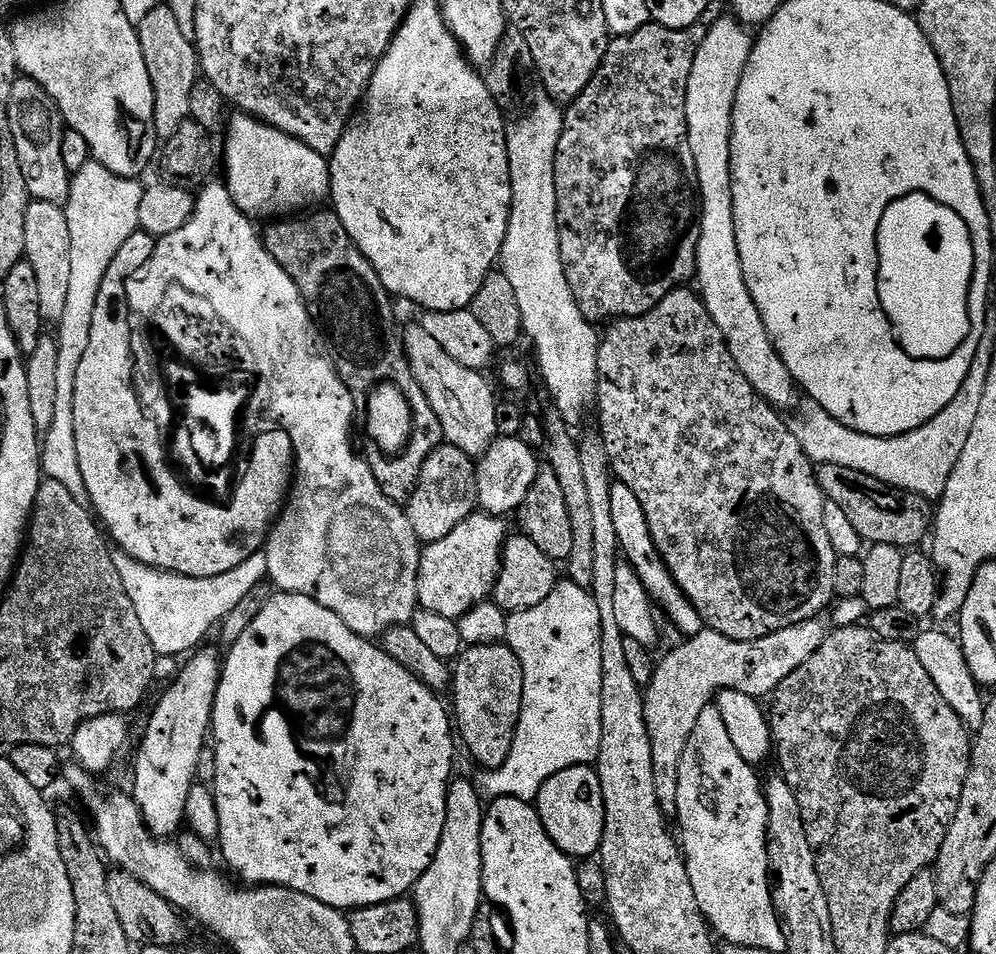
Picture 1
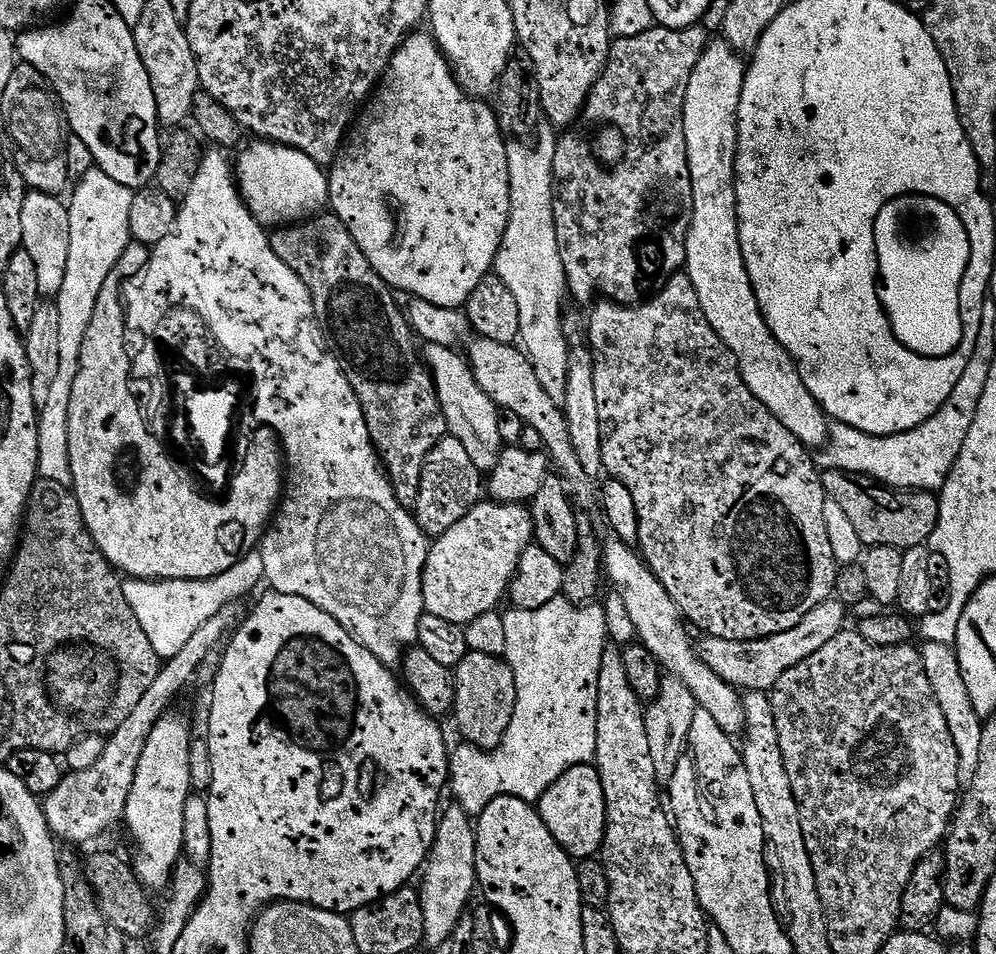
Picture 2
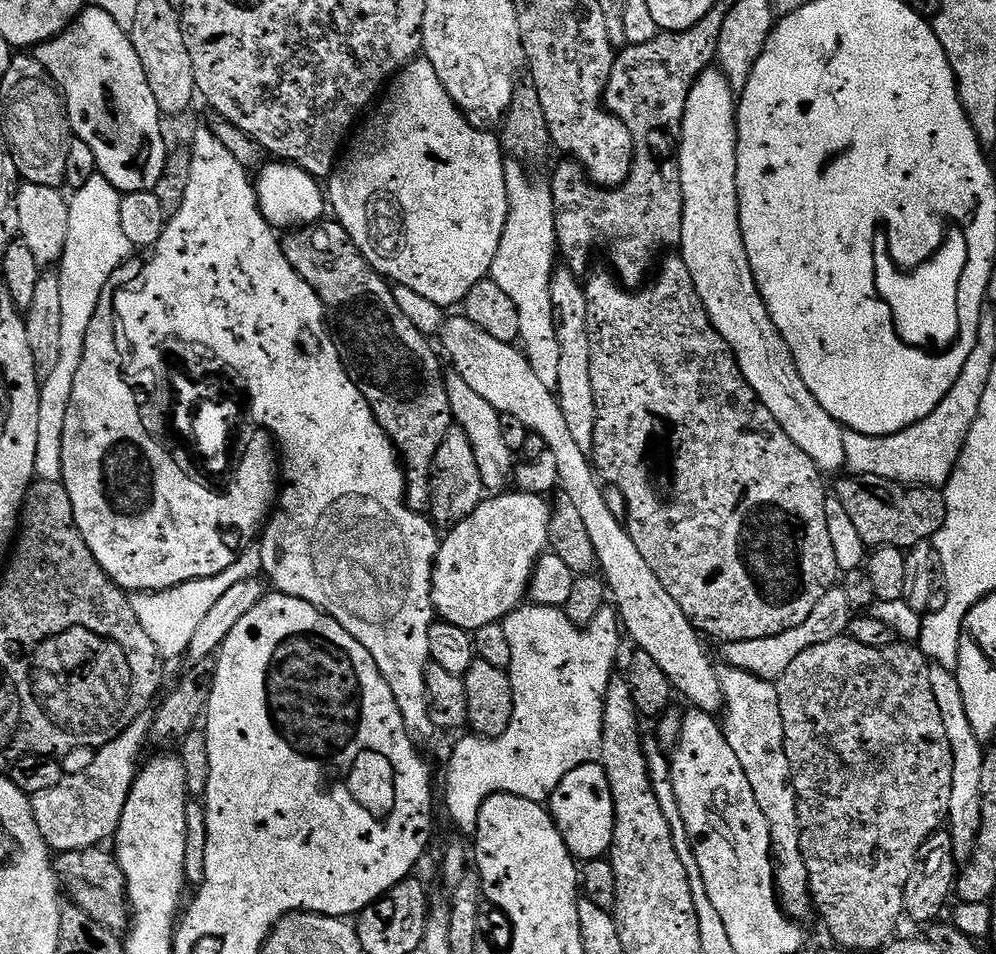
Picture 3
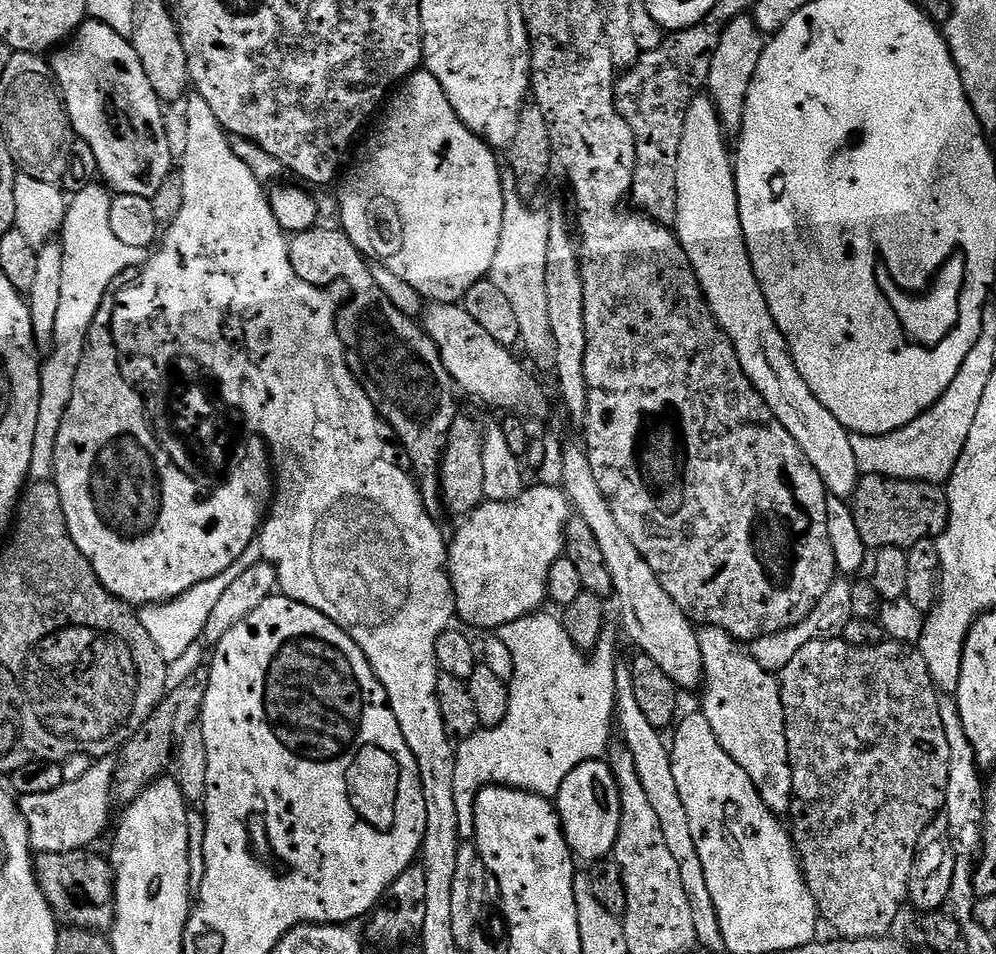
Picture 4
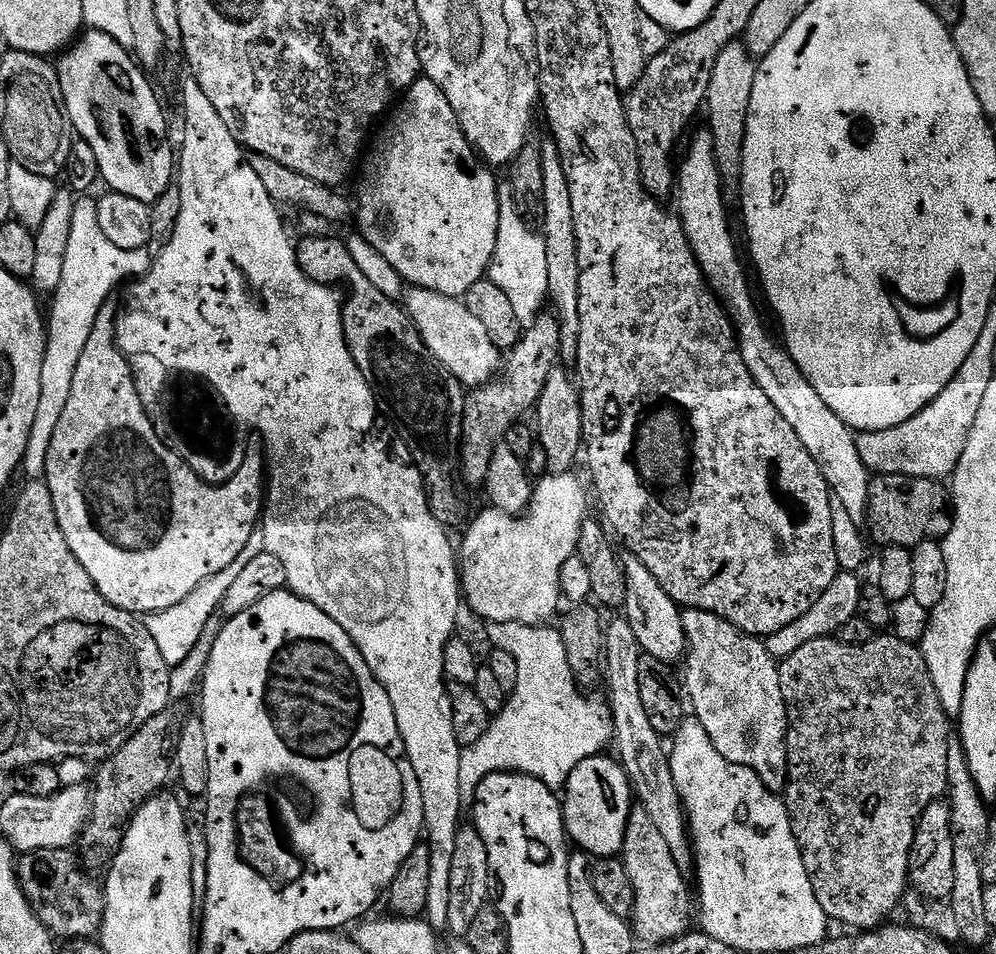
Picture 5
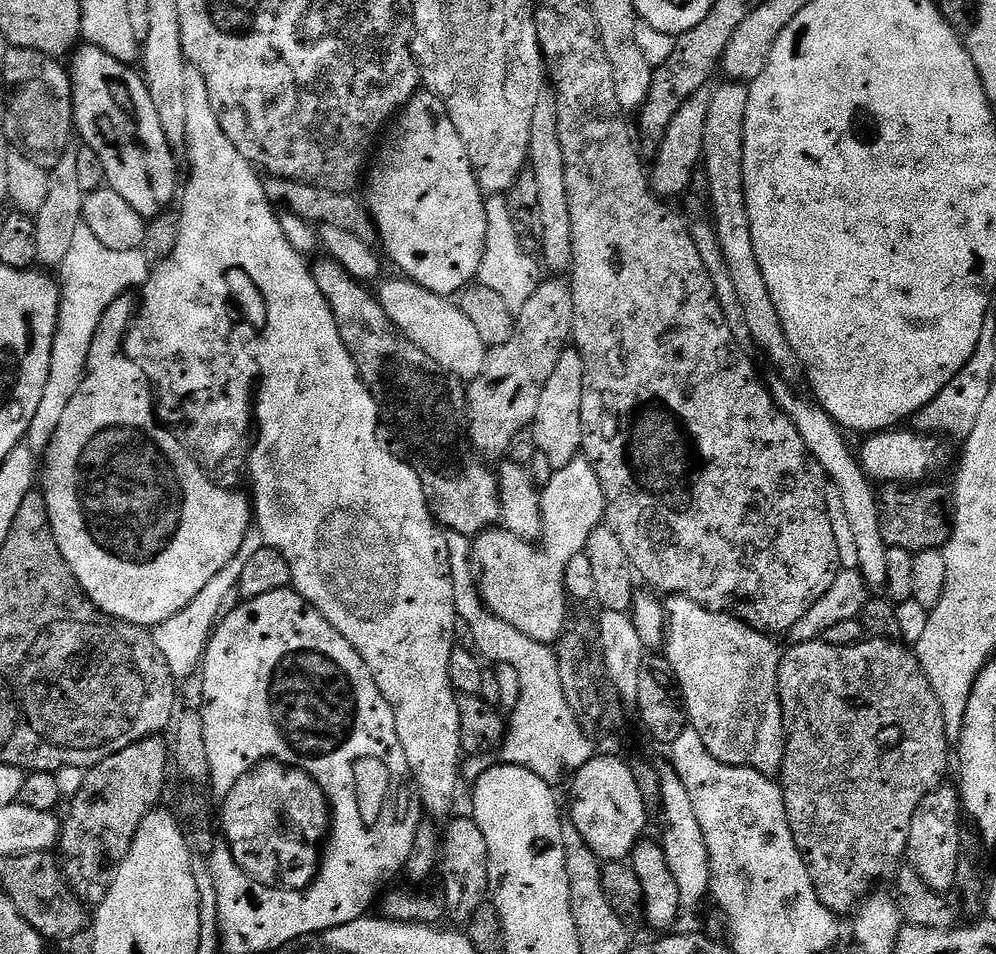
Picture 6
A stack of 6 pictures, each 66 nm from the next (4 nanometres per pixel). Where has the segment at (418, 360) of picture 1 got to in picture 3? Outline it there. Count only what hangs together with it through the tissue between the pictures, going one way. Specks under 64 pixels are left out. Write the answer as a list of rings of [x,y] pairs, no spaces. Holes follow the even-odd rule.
[[[449,375],[447,381],[452,419],[455,427],[460,428],[466,434],[466,438],[470,438],[474,462],[478,462],[484,487],[492,494],[503,493],[514,480],[514,454],[502,439],[501,415],[494,410],[494,406],[490,406],[490,402],[486,402],[486,398],[476,394],[460,376]]]

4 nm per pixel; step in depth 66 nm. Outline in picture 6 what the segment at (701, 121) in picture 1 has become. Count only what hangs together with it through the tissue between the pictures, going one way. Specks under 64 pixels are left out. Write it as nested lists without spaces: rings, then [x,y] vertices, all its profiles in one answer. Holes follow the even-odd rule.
[[[779,378],[773,380],[773,384],[770,384],[770,391],[772,397],[776,399],[776,405],[780,411],[788,415],[790,422],[794,422],[798,434],[802,434],[802,442],[809,456],[820,463],[820,469],[830,481],[831,487],[836,488],[842,494],[846,519],[850,522],[850,530],[854,533],[854,543],[858,549],[858,571],[864,576],[869,589],[883,589],[886,582],[886,554],[889,547],[882,538],[878,492],[875,487],[872,489],[872,484],[868,481],[867,474],[864,473],[865,465],[857,459],[853,449],[852,452],[848,449],[848,444],[844,441],[845,433],[823,408],[817,406],[811,399],[808,401],[795,396],[792,393],[795,391],[783,380]]]

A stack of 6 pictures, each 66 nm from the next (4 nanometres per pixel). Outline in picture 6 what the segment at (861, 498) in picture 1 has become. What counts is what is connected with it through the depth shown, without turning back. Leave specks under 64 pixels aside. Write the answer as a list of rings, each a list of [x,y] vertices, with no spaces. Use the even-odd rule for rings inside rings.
[[[895,482],[878,492],[882,538],[889,548],[901,548],[913,554],[927,548],[943,549],[952,537],[954,496],[932,482]]]

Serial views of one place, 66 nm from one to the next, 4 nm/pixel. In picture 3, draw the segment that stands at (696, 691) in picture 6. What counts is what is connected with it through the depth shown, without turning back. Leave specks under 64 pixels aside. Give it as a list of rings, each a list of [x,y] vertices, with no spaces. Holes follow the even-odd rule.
[[[724,666],[719,669],[720,685],[724,695],[722,709],[722,727],[726,742],[730,742],[730,750],[738,754],[738,762],[742,762],[742,770],[746,770],[746,778],[750,782],[750,790],[754,790],[754,799],[757,800],[762,814],[766,814],[766,822],[770,826],[772,839],[772,863],[776,877],[776,895],[781,908],[797,922],[804,922],[808,915],[813,915],[812,891],[808,885],[808,871],[804,855],[800,849],[800,823],[796,809],[796,791],[792,785],[792,771],[790,758],[786,758],[784,745],[784,727],[782,726],[782,710],[778,702],[778,690],[771,680],[758,678],[752,672],[741,668]]]

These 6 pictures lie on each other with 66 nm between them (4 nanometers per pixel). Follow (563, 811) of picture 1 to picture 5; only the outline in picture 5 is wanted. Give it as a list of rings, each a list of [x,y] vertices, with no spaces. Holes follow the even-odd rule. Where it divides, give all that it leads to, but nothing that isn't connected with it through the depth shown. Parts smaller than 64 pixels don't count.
[[[591,756],[586,762],[574,766],[562,789],[567,839],[592,858],[619,857],[623,853],[626,826],[634,807],[634,793],[624,767],[609,756]]]

